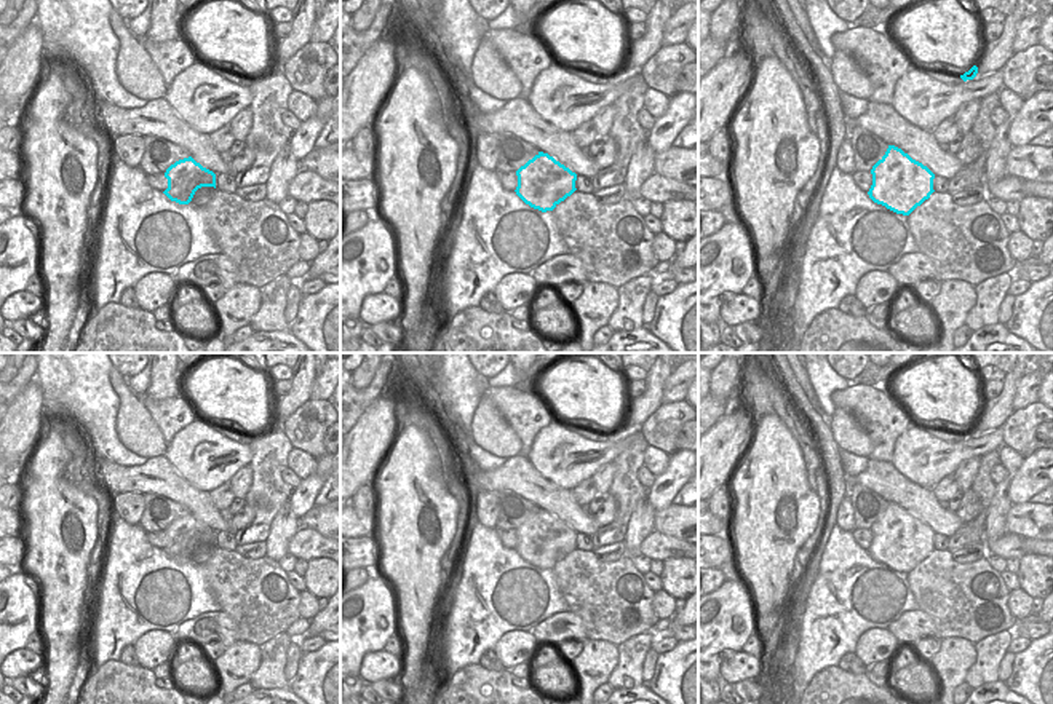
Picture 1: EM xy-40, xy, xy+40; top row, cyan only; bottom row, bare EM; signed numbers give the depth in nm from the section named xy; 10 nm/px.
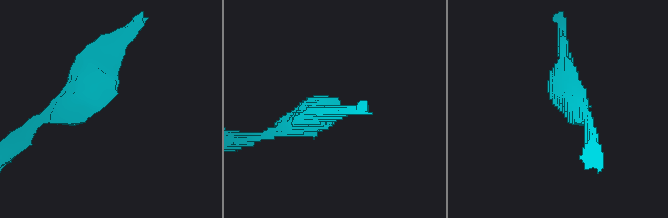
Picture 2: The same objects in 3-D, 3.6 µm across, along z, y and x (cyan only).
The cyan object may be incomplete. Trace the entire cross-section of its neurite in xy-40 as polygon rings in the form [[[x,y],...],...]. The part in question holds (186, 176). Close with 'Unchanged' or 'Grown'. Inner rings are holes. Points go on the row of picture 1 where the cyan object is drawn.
[[[192,156],[171,164],[165,177],[168,179],[168,188],[163,193],[179,204],[189,204],[201,187],[216,188],[216,174],[203,168]]]. Unchanged

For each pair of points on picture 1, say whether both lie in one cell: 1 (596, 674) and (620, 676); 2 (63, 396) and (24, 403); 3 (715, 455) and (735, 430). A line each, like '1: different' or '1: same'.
1: different
2: different
3: same

